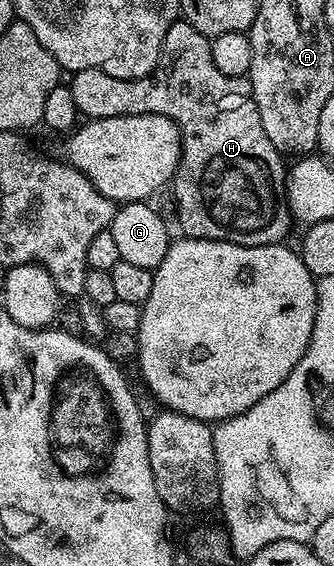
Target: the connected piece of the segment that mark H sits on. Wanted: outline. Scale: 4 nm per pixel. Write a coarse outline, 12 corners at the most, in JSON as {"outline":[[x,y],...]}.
{"outline":[[168,27],[158,65],[69,78],[86,119],[178,124],[187,237],[277,245],[287,166],[246,77]]}

